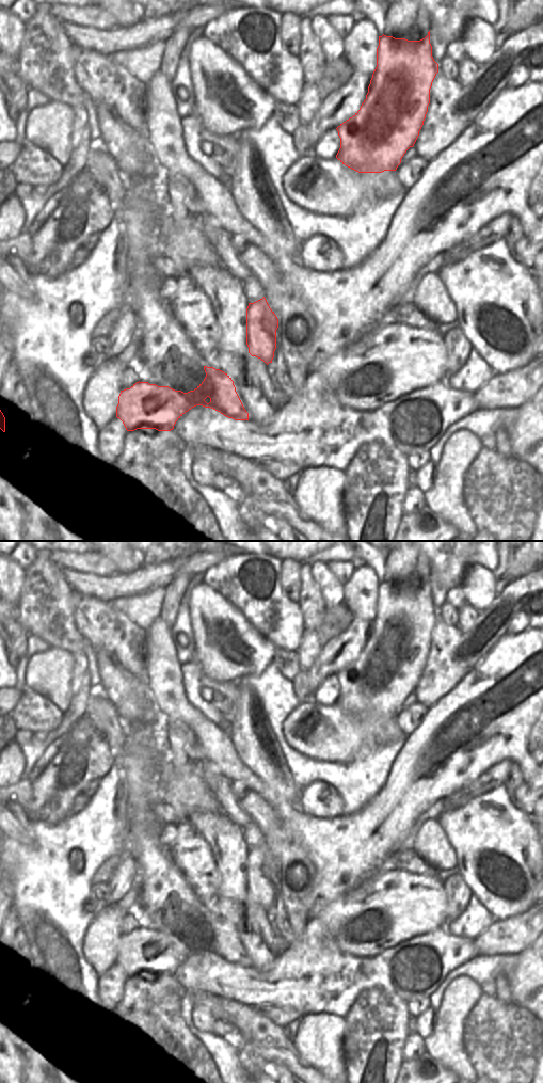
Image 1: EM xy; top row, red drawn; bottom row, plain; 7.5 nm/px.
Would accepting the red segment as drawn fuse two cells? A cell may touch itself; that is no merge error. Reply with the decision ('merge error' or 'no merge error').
no merge error

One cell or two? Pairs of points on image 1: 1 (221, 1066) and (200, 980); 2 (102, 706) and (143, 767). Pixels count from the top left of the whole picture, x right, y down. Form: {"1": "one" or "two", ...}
{"1": "two", "2": "two"}

